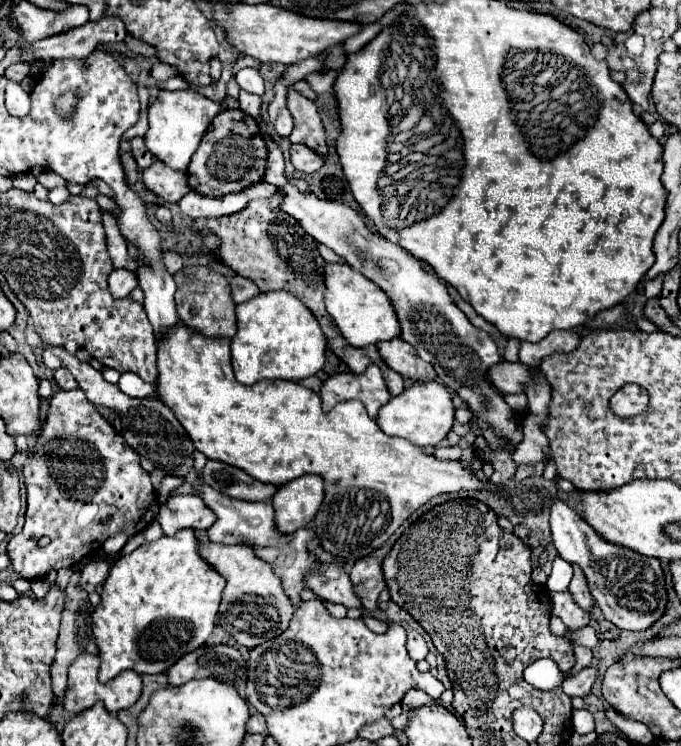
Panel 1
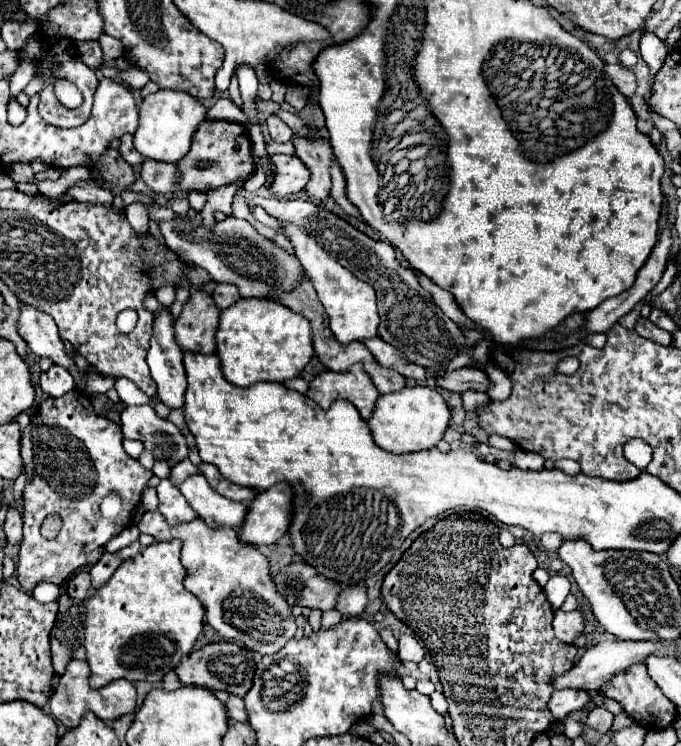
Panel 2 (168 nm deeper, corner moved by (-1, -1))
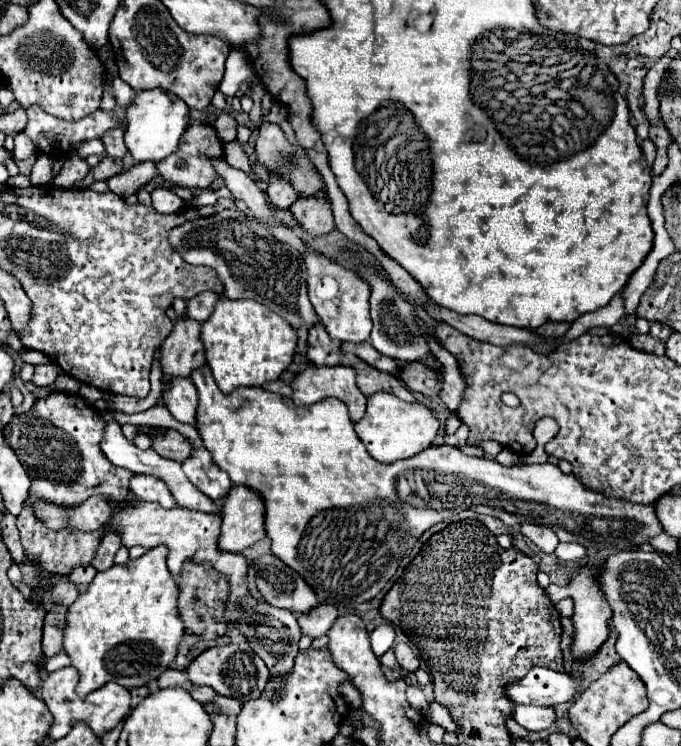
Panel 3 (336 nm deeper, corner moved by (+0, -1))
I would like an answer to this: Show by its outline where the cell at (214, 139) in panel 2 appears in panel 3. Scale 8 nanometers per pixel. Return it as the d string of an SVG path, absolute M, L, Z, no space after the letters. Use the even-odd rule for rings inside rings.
M192 123L182 135L178 151L174 151L170 157L162 159L156 167L158 167L158 173L164 177L164 181L168 181L172 185L210 189L212 183L218 179L218 175L214 175L214 167L210 167L210 155L222 155L222 145L218 141L214 127L204 125L204 123Z

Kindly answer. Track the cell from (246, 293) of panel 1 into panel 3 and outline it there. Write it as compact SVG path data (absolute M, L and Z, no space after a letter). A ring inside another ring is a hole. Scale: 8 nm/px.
M206 291L206 293L200 293L200 295L192 297L192 299L188 299L186 301L186 317L194 319L194 321L200 321L200 323L206 321L212 315L214 305L216 305L218 299L220 297L214 295L212 291Z

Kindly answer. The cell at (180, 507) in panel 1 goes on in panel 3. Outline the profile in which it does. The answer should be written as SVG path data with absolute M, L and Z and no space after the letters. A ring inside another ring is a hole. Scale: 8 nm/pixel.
M134 473L134 477L130 479L130 491L146 501L158 501L162 503L162 507L176 507L170 489L156 475Z

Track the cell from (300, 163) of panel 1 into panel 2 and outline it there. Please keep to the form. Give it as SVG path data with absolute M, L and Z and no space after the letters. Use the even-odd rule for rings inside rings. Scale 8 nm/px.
M277 153L271 159L275 163L275 181L271 185L271 191L277 197L287 199L287 197L293 197L297 191L305 189L309 181L309 171L297 155Z

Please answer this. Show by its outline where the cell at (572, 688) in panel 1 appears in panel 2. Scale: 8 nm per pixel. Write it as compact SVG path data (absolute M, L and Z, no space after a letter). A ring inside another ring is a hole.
M561 689L561 691L555 691L553 697L549 699L549 711L561 721L565 715L577 711L577 709L583 709L585 705L589 703L589 695L585 689Z

